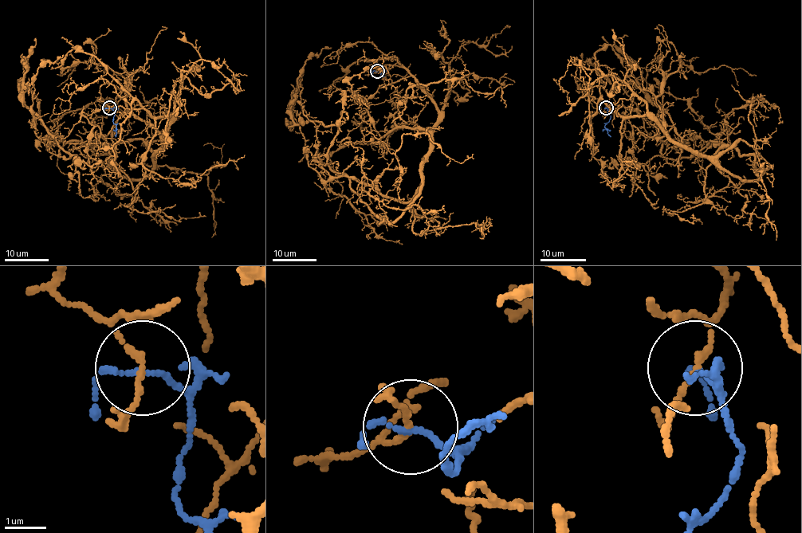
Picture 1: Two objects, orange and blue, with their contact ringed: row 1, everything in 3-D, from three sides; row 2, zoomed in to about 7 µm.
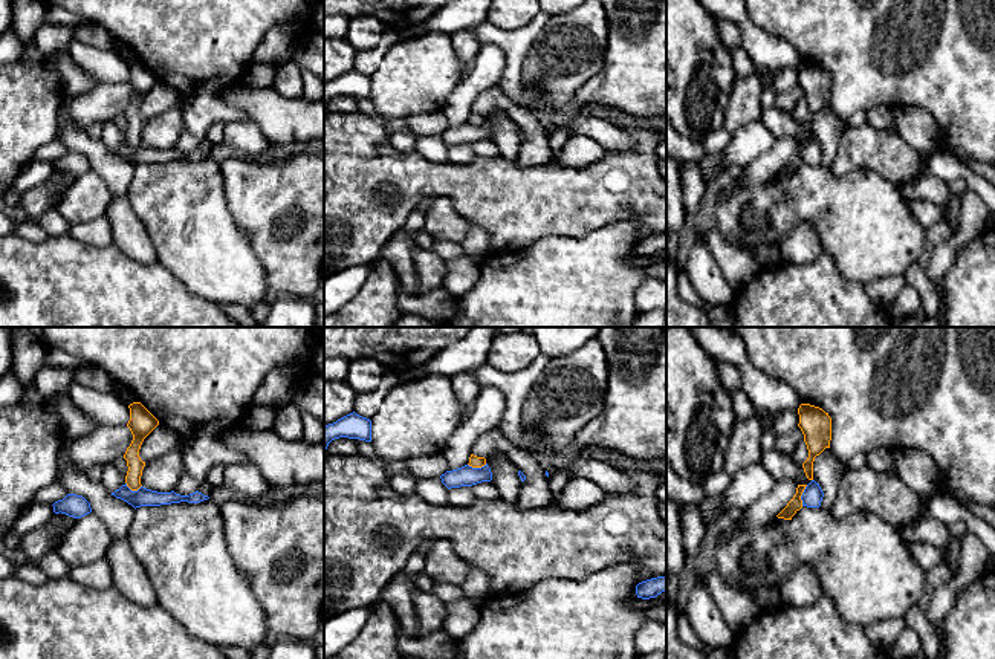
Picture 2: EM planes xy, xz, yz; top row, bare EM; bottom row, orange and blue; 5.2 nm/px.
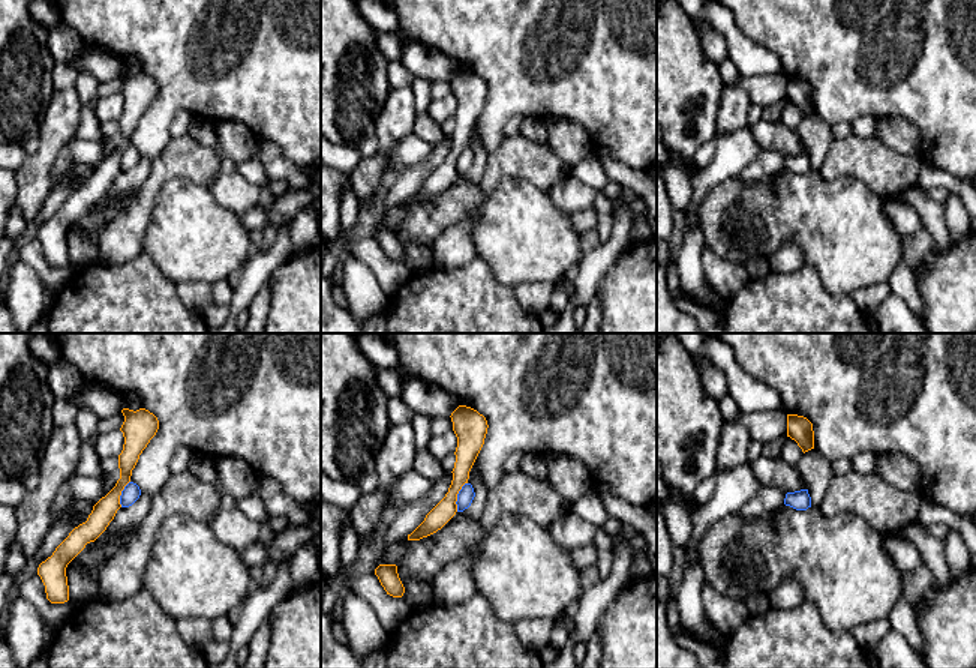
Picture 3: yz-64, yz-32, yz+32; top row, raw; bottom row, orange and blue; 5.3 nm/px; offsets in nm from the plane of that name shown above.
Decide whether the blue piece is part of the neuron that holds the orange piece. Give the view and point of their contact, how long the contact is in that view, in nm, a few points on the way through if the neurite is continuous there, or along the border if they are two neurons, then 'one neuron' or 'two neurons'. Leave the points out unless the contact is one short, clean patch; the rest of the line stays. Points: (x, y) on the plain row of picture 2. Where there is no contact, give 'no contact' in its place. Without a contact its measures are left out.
contact yz (801, 152); length 120 nm; border yz (807, 142), (801, 153), (801, 162); two neurons

